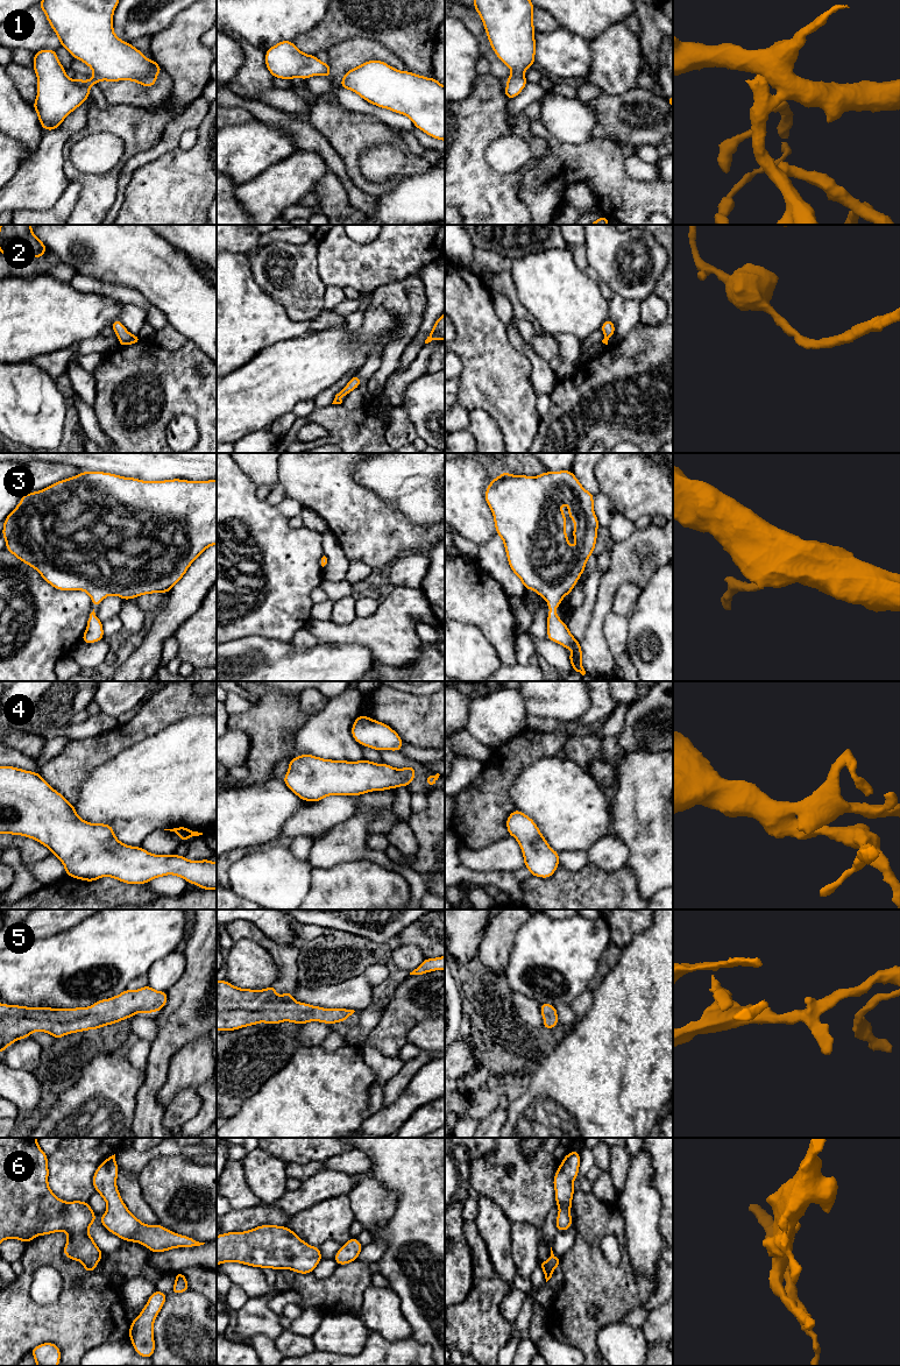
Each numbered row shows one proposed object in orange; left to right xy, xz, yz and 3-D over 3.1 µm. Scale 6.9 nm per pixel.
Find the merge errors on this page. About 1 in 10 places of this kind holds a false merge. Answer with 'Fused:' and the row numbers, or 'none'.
Fused: none

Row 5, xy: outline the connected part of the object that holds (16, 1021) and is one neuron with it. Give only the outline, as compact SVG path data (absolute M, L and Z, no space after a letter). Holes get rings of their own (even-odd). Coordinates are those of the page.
M146 985L100 999L90 1007L27 1007L0 1003L0 1053L15 1041L29 1038L33 1032L45 1032L61 1039L71 1033L116 1024L136 1013L158 1012L166 1002L168 992Z

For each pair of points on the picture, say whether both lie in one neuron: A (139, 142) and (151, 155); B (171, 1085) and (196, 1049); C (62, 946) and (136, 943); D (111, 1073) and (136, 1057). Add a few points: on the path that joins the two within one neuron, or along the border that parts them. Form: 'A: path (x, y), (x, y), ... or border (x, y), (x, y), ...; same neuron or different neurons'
A: border (164, 129), (156, 143), (136, 153), (126, 161); different neurons
B: path (181, 1076), (196, 1059); same neuron
C: path (80, 946), (118, 945); same neuron
D: border (127, 1056), (143, 1073); different neurons

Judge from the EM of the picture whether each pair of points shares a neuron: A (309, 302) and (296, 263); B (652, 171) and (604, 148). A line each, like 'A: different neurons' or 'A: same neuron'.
A: same neuron
B: different neurons

